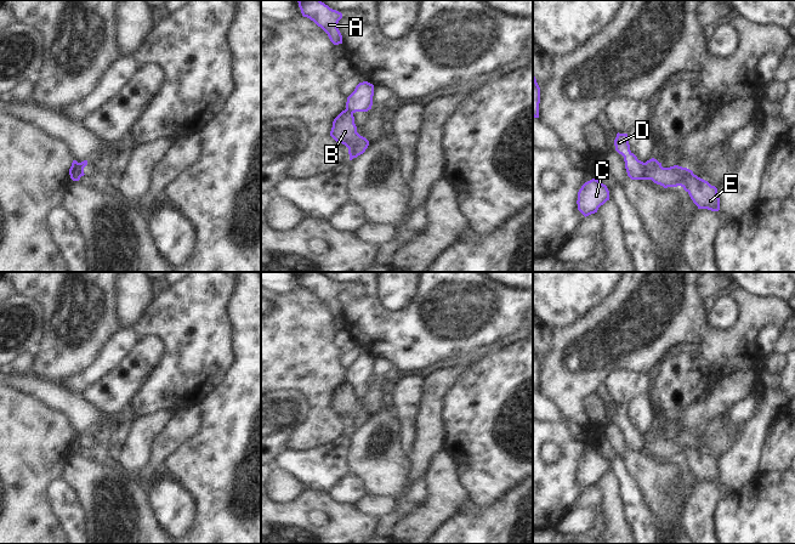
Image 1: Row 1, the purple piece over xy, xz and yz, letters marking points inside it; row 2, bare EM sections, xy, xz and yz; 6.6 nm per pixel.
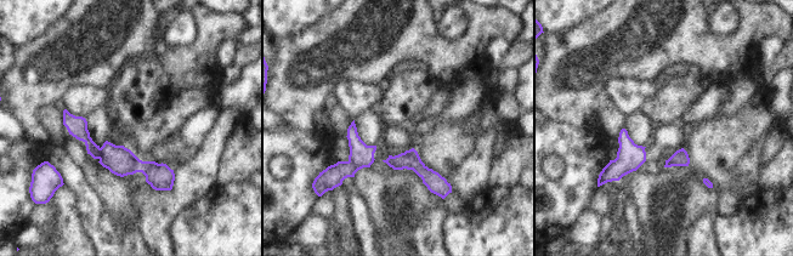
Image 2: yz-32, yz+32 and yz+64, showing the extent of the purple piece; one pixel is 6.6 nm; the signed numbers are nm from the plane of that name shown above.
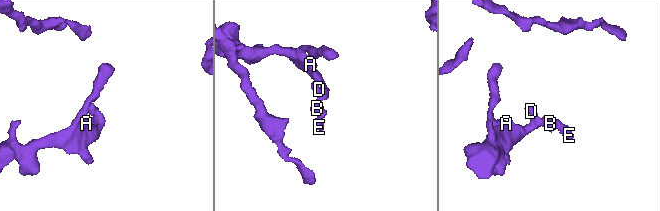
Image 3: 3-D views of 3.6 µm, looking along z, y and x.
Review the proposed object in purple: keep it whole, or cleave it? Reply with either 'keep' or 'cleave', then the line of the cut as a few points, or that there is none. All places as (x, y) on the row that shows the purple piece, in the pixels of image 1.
cleave | yz (646, 163), (643, 179)

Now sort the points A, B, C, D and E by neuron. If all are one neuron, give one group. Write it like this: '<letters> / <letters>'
A C D / B E

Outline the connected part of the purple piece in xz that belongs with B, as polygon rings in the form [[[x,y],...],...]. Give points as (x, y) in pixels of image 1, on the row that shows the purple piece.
[[[345,109],[333,121],[330,136],[348,148],[350,160],[363,154],[369,141],[357,132],[353,113]]]

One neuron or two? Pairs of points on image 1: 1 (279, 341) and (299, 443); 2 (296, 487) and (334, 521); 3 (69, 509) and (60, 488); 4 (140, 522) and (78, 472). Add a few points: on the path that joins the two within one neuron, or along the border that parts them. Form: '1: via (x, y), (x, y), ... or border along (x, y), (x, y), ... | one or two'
1: via (305, 366), (316, 377), (316, 418) | one
2: border along (305, 488), (288, 502), (274, 502) | two
3: via (64, 504), (60, 493) | one
4: via (124, 519), (94, 488) | one

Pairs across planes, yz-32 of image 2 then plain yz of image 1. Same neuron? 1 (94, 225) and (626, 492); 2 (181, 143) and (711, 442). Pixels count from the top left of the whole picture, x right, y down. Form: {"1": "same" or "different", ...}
{"1": "same", "2": "different"}

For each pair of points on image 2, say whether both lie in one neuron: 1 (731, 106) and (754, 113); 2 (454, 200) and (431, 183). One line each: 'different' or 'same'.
1: different
2: same

